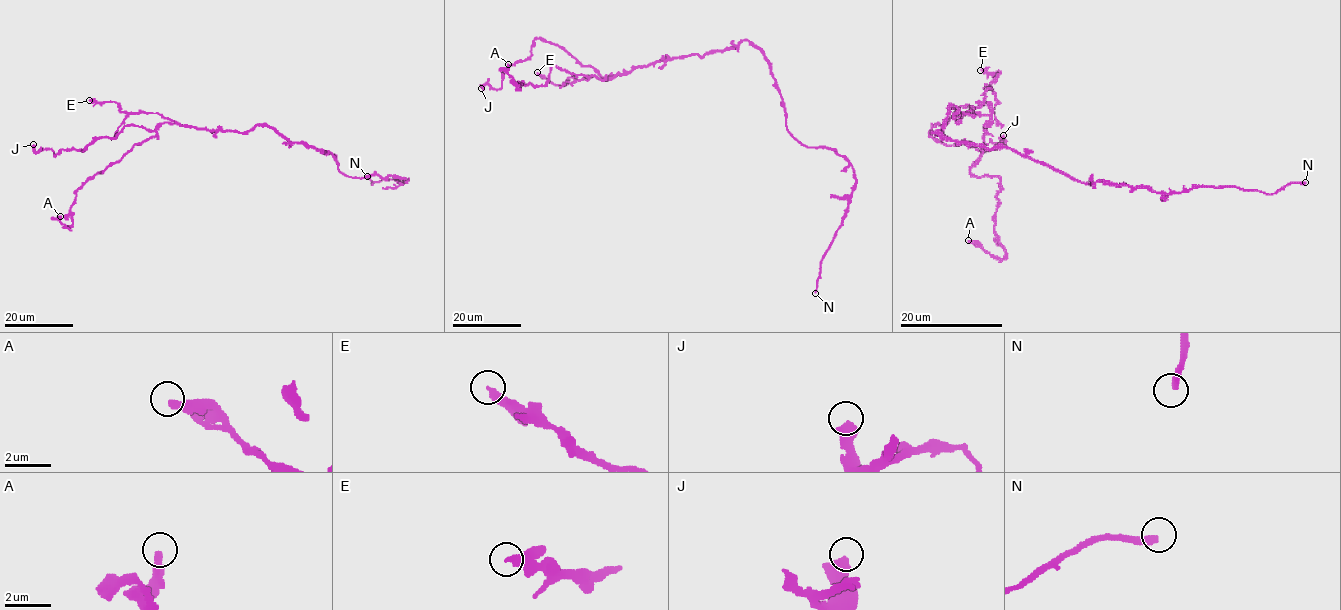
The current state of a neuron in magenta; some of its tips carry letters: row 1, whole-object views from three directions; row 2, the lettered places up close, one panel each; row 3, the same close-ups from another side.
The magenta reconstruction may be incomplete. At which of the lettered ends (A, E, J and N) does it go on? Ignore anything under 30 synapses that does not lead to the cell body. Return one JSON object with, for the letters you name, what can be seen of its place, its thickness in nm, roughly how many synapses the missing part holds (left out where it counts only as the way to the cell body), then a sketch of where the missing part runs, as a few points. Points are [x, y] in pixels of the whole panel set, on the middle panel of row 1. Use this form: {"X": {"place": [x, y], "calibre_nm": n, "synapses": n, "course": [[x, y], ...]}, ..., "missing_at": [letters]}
{"N": {"place": [815, 293], "calibre_nm": 240, "synapses": 160}, "missing_at": ["N"]}

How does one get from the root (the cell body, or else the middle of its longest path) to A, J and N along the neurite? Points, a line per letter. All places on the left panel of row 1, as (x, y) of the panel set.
A: (289, 141), (266, 126), (235, 132), (162, 123), (154, 136), (136, 143), (77, 191), (69, 228), (60, 216)
J: (289, 141), (266, 126), (235, 132), (162, 123), (155, 130), (126, 125), (83, 151), (36, 152), (33, 144)
N: (289, 141), (330, 153), (347, 176), (395, 175), (407, 180), (402, 184), (382, 180), (373, 185), (367, 176)

